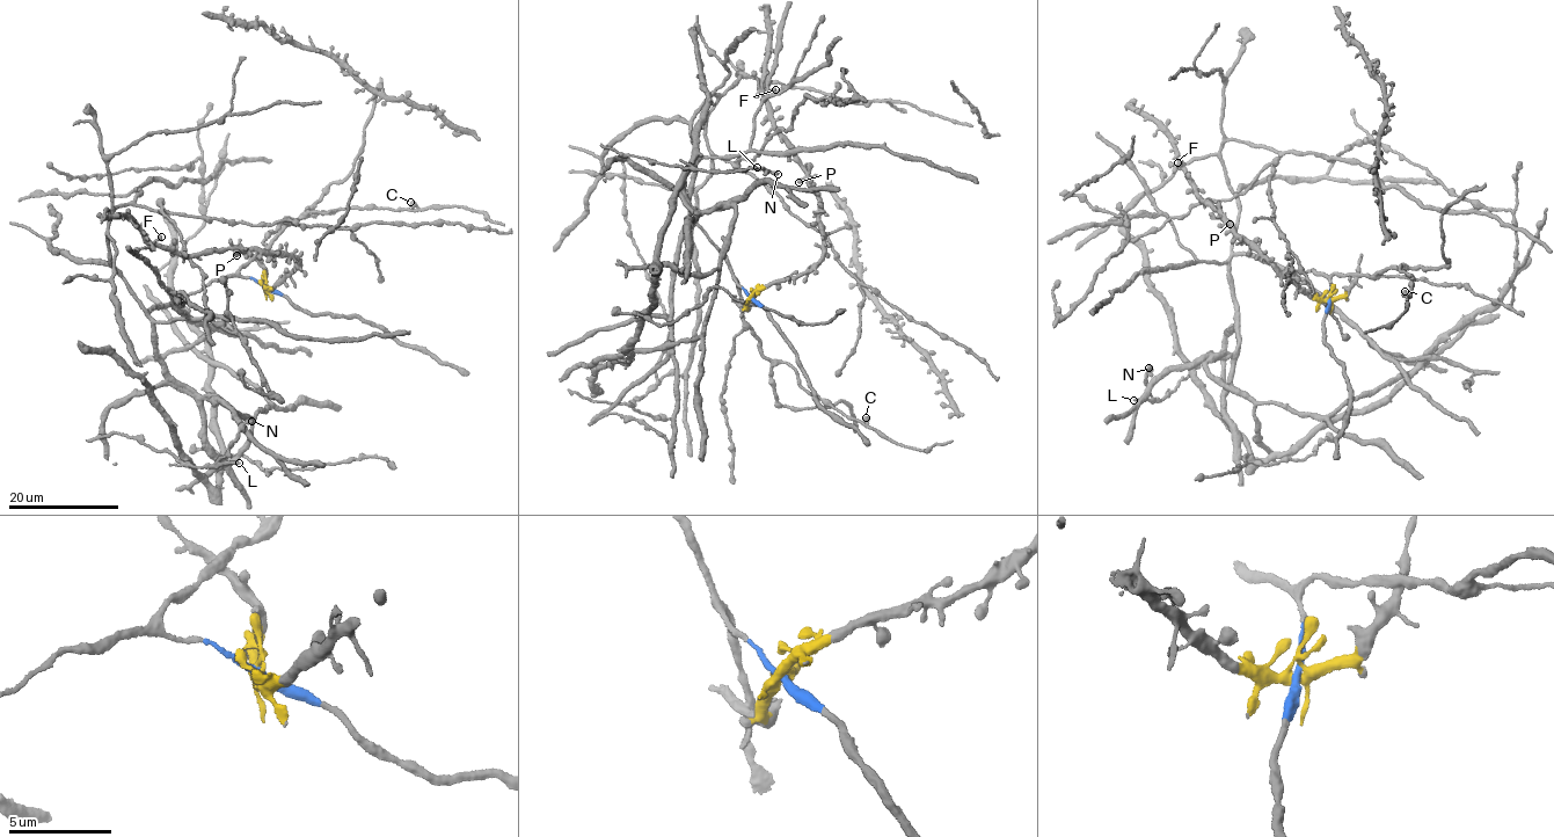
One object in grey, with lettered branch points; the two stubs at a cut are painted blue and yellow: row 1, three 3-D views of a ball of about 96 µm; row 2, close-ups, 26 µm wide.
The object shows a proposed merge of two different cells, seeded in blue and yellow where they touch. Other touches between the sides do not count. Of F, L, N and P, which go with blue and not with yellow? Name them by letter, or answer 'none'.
L, N

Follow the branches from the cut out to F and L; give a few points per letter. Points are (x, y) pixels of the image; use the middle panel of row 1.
F: (751, 298), (803, 274), (819, 260), (823, 249), (816, 195), (775, 125), (764, 93), (775, 88)
L: (751, 298), (691, 220), (700, 158), (681, 186), (710, 212), (764, 177), (729, 170), (757, 167)

